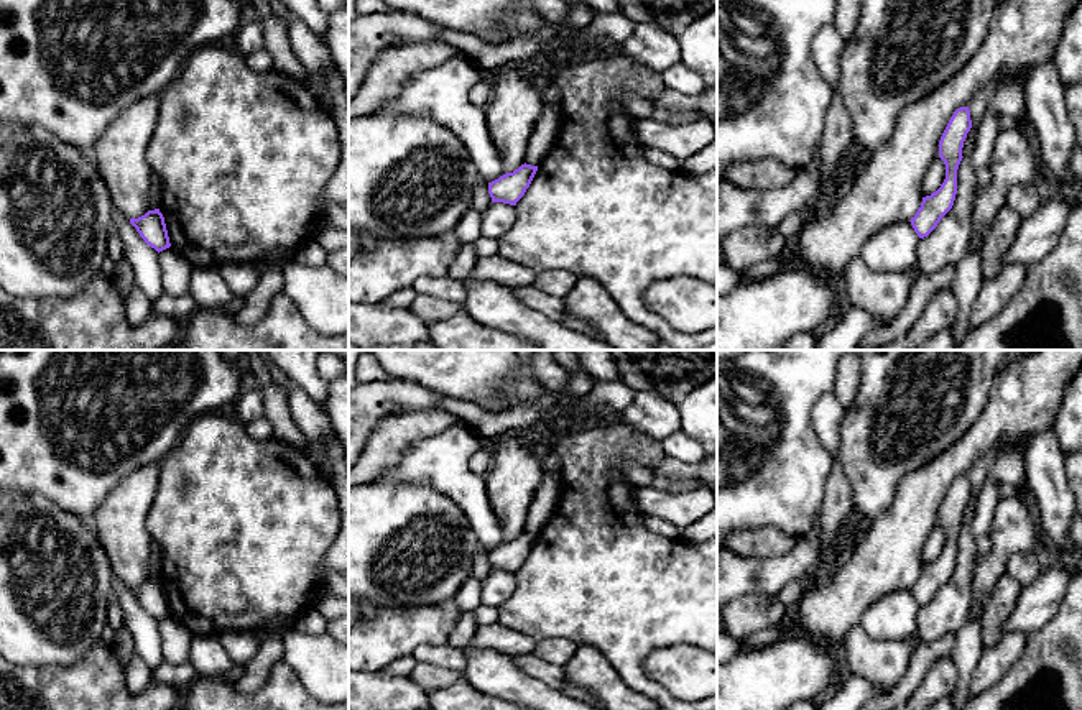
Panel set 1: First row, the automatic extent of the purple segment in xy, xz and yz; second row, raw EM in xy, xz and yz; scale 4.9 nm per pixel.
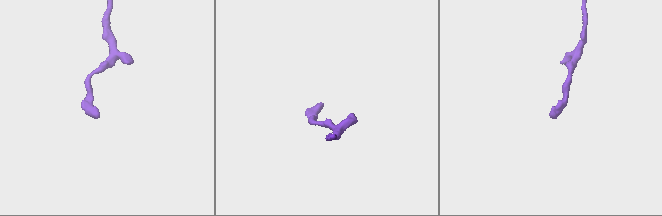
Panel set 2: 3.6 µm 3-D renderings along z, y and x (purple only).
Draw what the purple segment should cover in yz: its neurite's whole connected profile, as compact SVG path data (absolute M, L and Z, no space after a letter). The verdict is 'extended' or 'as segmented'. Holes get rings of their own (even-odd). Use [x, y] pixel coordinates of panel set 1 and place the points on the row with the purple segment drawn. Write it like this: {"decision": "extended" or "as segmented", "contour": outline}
{"decision": "as segmented", "contour": "M960 107L950 117L941 141L939 158L946 164L946 179L931 196L922 197L921 207L909 220L919 238L927 237L952 209L957 194L957 169L962 161L962 148L972 128L969 107Z"}

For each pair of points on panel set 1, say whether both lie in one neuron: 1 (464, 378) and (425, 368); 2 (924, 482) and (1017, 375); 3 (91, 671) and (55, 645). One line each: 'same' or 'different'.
1: same
2: same
3: different

